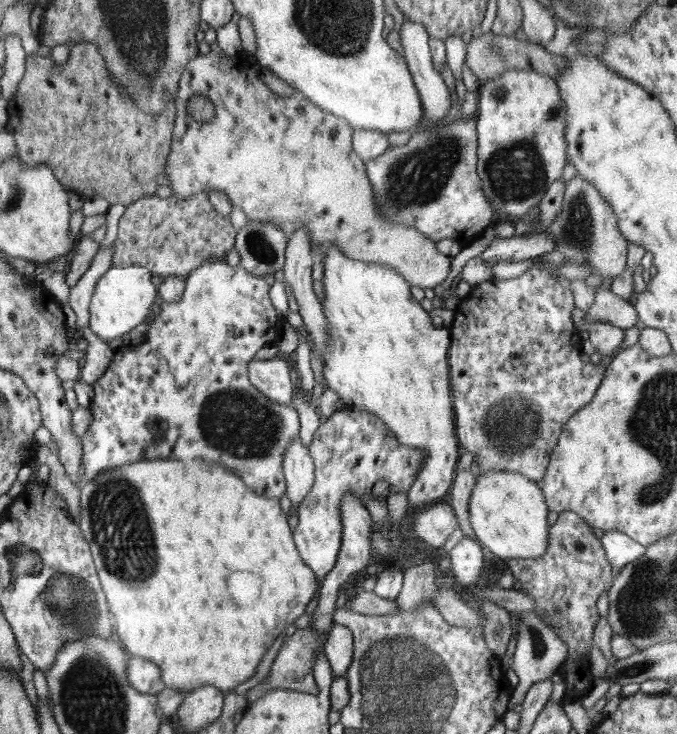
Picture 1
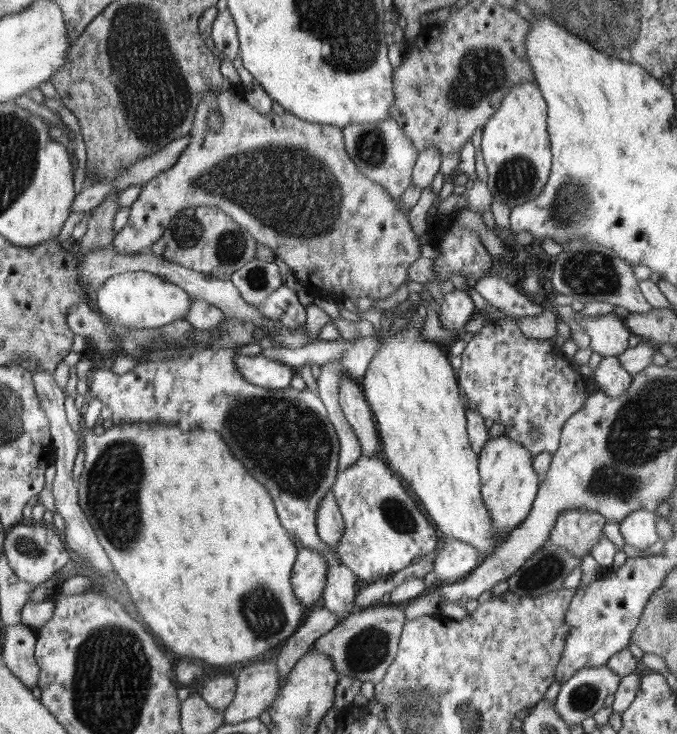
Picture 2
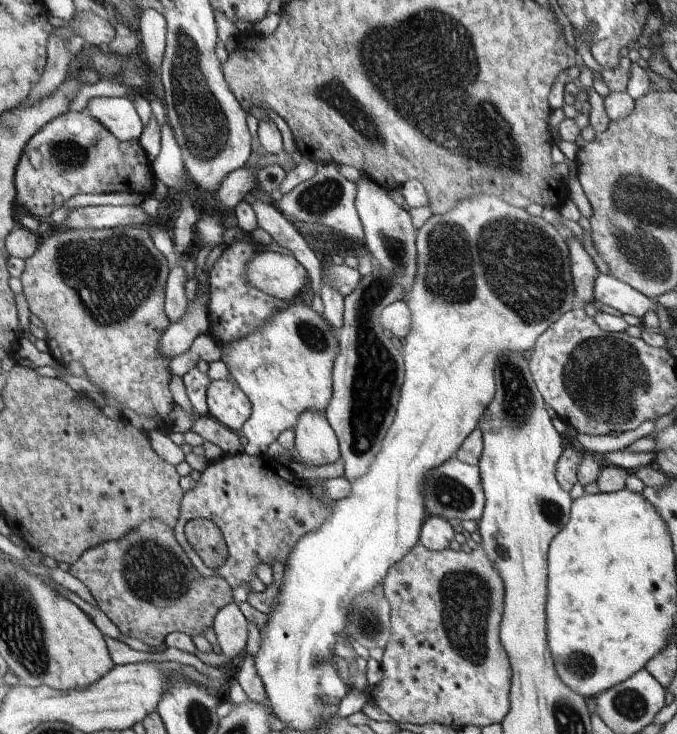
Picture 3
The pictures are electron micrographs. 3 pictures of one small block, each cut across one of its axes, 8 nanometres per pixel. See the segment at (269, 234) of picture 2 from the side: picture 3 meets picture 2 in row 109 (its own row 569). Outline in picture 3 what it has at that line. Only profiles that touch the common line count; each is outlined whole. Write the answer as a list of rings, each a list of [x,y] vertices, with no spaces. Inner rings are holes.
[[[233,454],[225,456],[219,462],[211,462],[203,472],[201,480],[195,482],[193,490],[183,494],[181,514],[173,528],[175,538],[181,548],[189,556],[191,564],[201,576],[207,578],[223,578],[233,586],[249,582],[255,576],[257,564],[269,564],[277,560],[281,566],[287,560],[289,552],[297,544],[301,536],[319,528],[331,512],[331,504],[323,506],[321,500],[321,482],[317,480],[317,488],[313,488],[313,512],[309,510],[309,490],[303,480],[297,480],[289,468],[279,464],[275,458],[267,454],[249,456],[249,454]],[[191,518],[207,518],[215,524],[227,544],[227,560],[221,568],[205,568],[199,556],[189,548],[183,538],[183,526]]]

